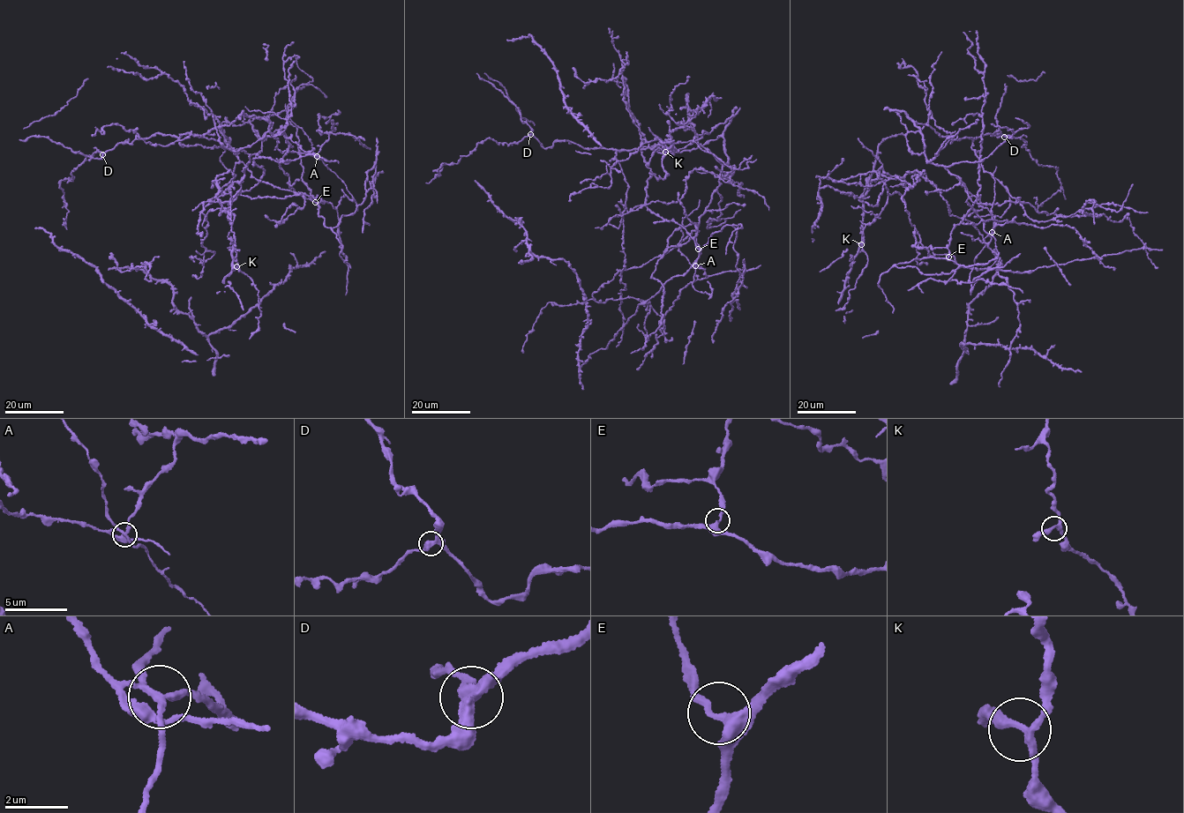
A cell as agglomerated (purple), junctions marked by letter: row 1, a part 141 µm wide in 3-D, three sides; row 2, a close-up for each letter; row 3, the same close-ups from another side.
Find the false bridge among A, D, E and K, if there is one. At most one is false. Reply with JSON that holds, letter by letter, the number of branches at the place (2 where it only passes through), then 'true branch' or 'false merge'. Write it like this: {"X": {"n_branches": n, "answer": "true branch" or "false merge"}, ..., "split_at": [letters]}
{"A": {"n_branches": 4, "answer": "false merge"}, "D": {"n_branches": 4, "answer": "true branch"}, "E": {"n_branches": 4, "answer": "true branch"}, "K": {"n_branches": 3, "answer": "true branch"}, "split_at": ["A"]}

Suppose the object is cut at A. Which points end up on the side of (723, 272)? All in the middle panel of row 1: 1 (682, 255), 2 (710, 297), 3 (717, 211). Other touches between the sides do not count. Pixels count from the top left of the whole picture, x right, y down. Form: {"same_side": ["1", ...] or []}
{"same_side": ["3"]}

